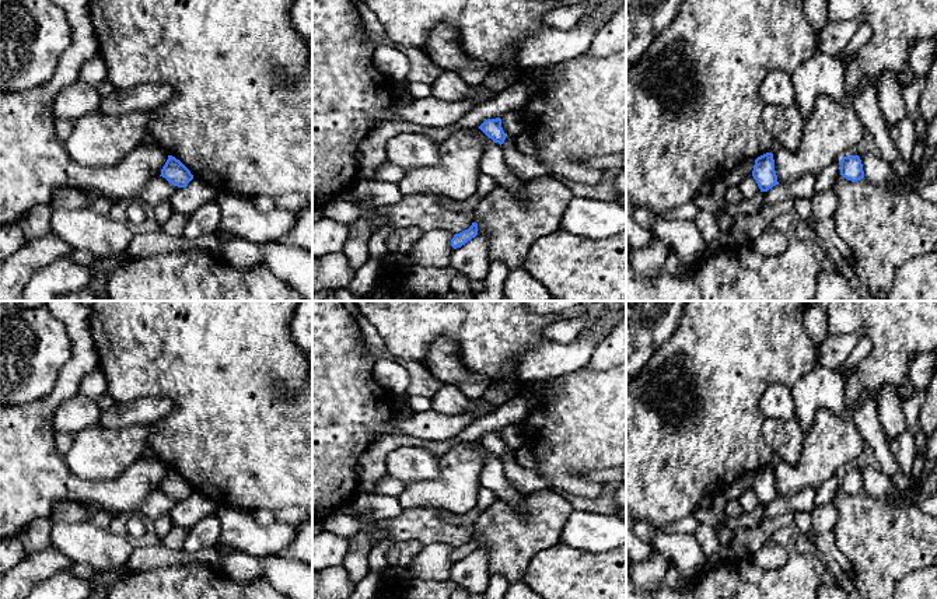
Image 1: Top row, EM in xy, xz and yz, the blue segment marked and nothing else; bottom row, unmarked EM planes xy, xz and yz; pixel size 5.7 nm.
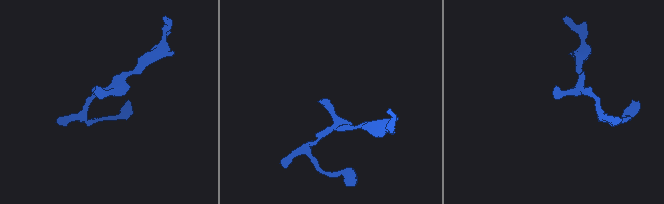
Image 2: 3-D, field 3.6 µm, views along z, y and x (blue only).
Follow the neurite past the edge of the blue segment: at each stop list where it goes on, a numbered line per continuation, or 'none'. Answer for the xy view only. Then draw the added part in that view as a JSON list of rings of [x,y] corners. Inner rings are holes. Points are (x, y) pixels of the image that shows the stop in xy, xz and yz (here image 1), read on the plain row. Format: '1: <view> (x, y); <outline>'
none

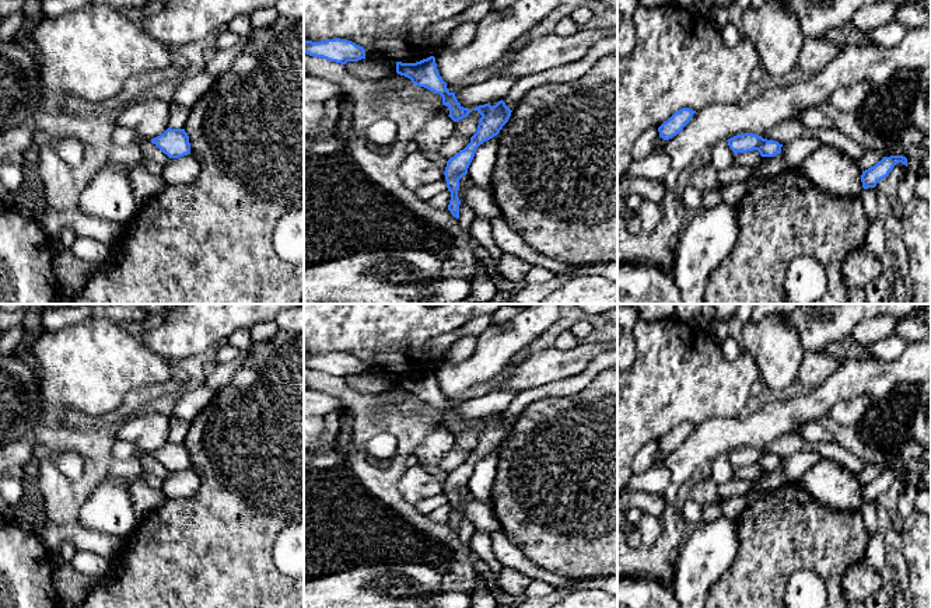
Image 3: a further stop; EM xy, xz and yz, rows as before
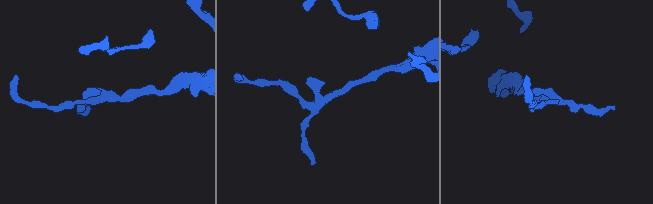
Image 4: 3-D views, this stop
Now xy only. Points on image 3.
none

